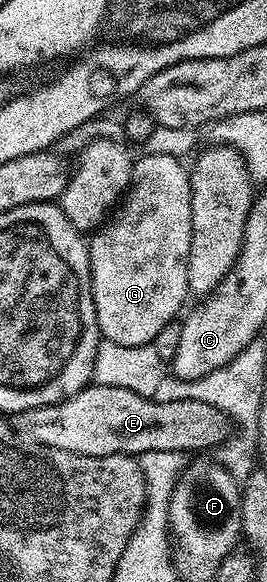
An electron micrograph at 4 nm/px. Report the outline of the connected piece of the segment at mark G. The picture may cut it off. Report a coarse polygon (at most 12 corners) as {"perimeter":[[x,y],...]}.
{"perimeter":[[134,161],[89,240],[99,335],[151,344],[189,297],[191,173]]}

